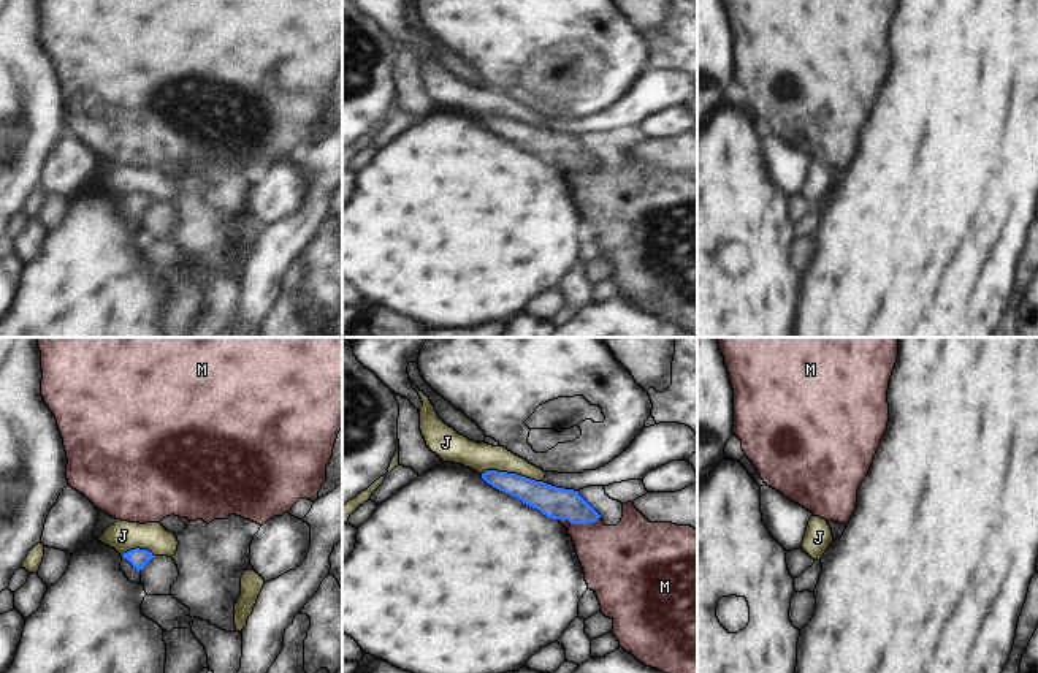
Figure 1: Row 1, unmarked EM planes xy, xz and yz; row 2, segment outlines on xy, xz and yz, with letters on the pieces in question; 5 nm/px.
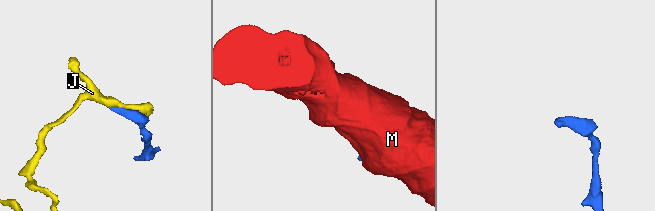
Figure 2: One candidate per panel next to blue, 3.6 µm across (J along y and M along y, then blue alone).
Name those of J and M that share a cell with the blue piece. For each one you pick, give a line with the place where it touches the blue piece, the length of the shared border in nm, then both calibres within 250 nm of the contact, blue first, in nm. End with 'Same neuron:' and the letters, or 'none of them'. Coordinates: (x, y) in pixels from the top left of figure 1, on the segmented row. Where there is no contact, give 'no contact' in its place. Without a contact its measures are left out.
Same neuron: none of them

